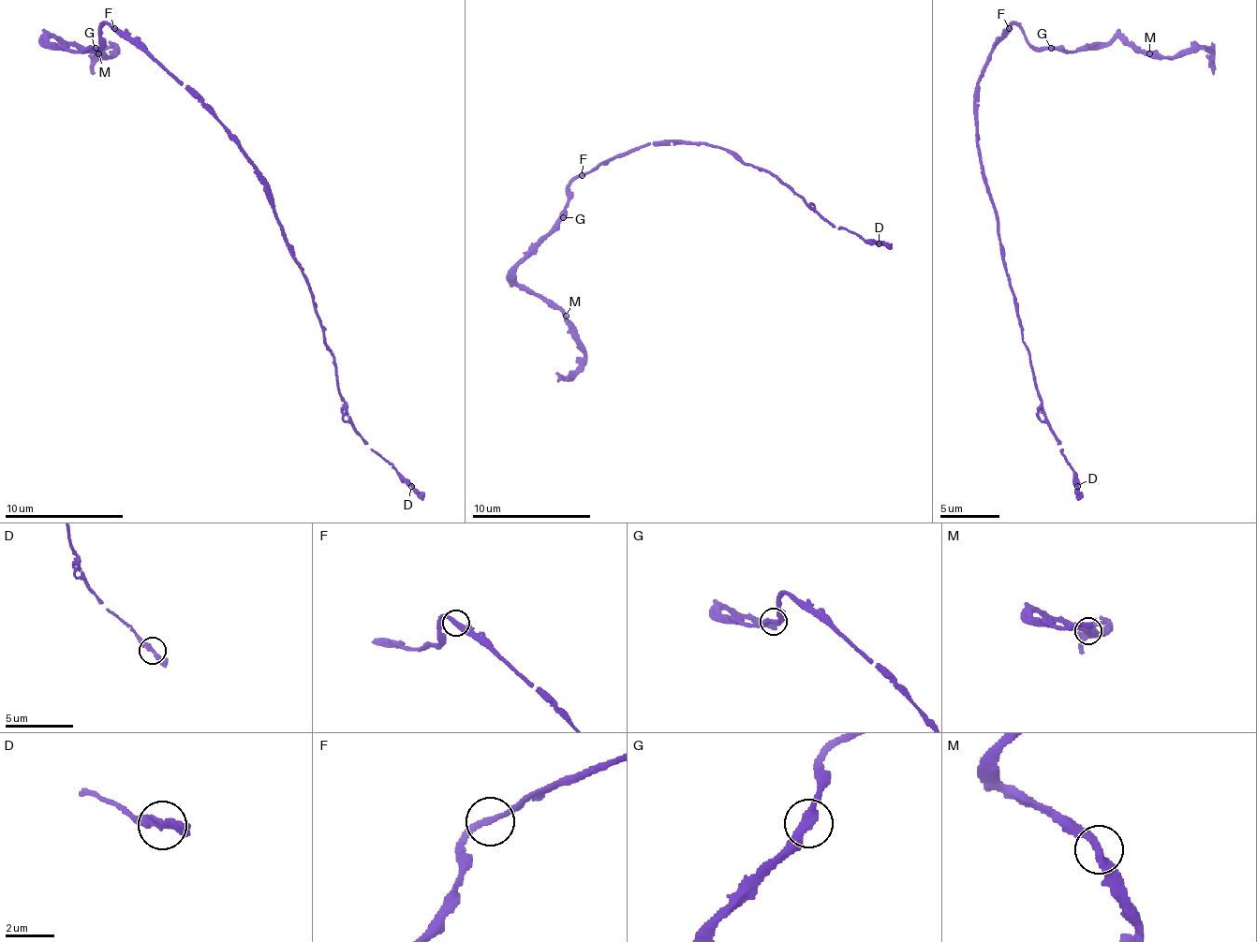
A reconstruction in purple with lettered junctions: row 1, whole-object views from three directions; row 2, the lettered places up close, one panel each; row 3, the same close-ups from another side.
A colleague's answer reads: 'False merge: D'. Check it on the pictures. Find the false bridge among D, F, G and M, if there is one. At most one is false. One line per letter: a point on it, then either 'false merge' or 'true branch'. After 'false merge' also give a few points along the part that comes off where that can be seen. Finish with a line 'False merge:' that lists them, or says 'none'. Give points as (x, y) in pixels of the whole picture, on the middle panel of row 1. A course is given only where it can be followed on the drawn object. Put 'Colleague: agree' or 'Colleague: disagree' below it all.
D: place (879, 243); true branch
F: place (582, 175); true branch
G: place (563, 217); true branch
M: place (566, 316); true branch
False merge: none
Colleague: disagree

